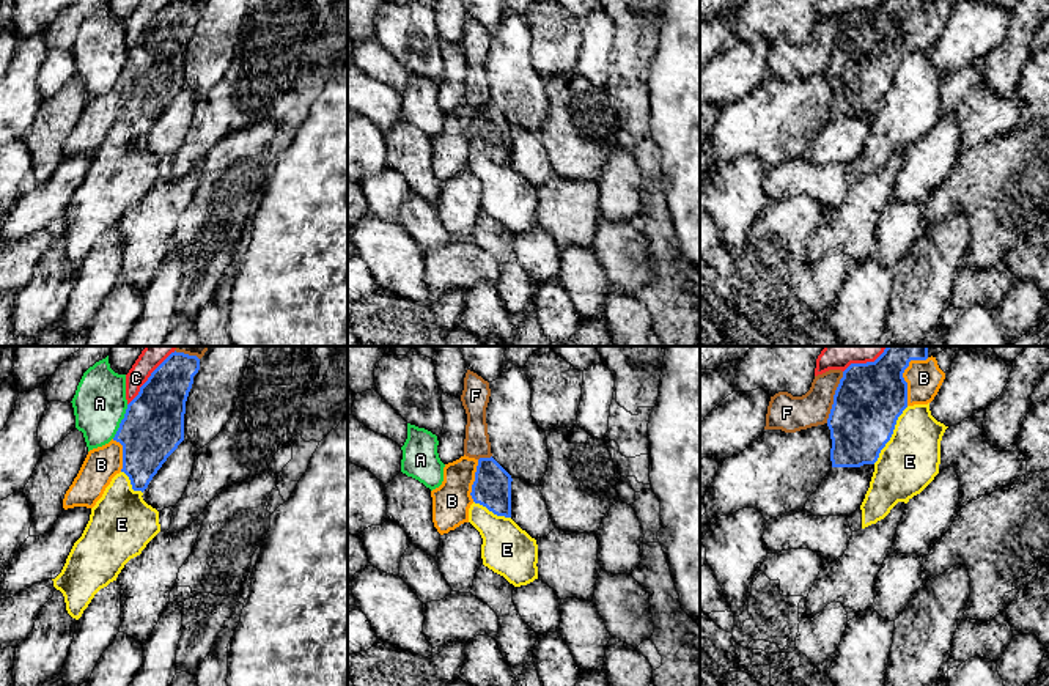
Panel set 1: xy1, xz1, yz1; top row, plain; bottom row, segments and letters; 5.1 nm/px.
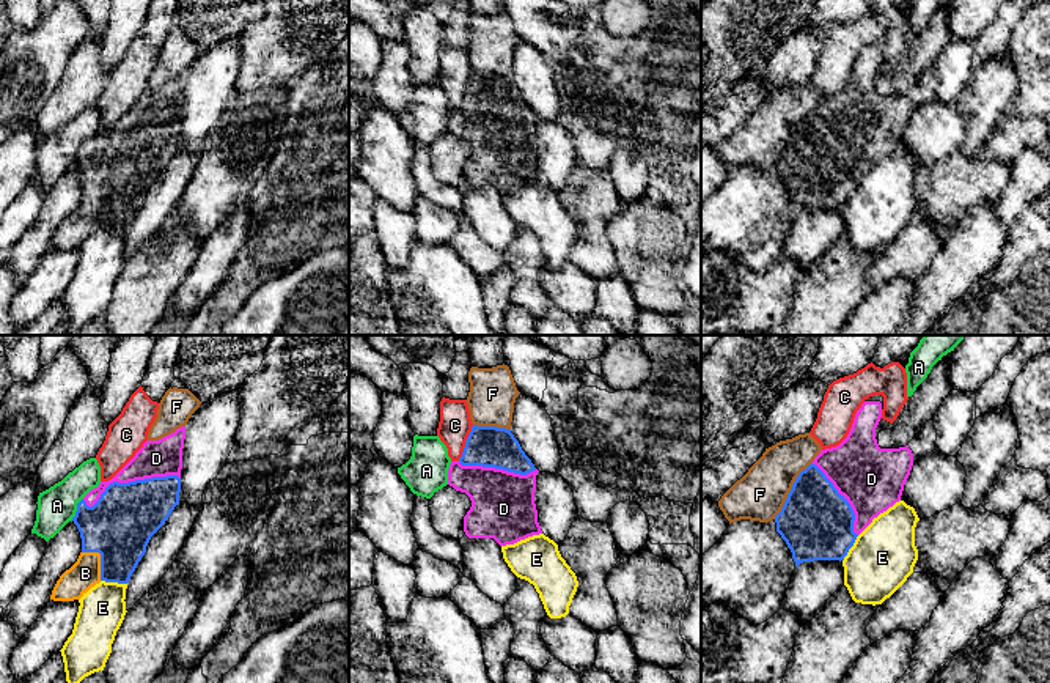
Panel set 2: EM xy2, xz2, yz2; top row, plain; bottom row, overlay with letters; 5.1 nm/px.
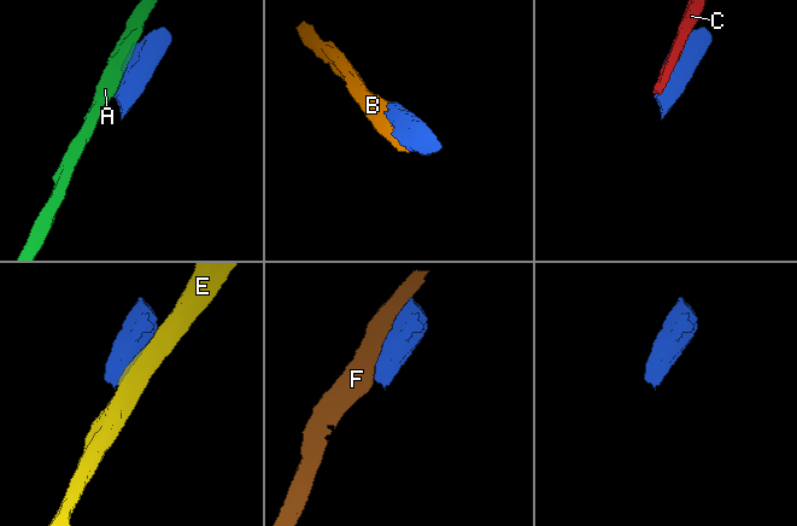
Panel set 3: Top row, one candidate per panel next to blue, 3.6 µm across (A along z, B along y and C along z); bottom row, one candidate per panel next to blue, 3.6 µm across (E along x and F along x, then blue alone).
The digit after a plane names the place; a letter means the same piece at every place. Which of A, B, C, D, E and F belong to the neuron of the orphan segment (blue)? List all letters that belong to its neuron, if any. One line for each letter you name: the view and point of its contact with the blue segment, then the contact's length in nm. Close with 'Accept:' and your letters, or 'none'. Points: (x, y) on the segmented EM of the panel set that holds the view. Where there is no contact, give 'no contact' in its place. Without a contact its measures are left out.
B: contact yz1 (901, 375); length 280 nm
D: contact xy2 (129, 482); length 500 nm
Accept: B, D

